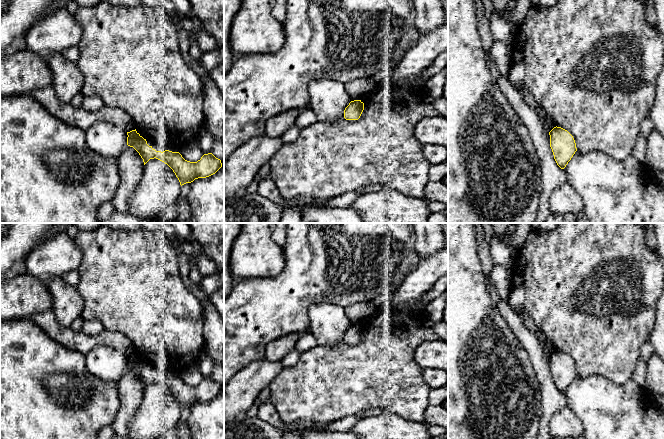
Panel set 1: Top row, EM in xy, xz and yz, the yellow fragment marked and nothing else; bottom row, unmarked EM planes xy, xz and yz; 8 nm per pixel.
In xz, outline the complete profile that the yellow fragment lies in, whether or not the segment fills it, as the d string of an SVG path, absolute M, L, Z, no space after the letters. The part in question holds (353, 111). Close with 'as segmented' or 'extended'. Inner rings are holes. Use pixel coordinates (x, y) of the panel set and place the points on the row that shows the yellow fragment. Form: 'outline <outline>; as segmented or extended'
outline M354 100L344 110L346 120L358 120L364 110L364 103L361 100Z; as segmented

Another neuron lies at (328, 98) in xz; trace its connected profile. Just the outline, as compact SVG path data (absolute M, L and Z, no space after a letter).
M315 79L309 85L310 110L317 117L317 121L336 122L344 118L344 110L351 102L351 97L347 93L344 84L333 79Z

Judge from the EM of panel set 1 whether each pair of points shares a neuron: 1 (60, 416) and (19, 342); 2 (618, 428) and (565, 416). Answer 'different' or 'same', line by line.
1: same
2: different

